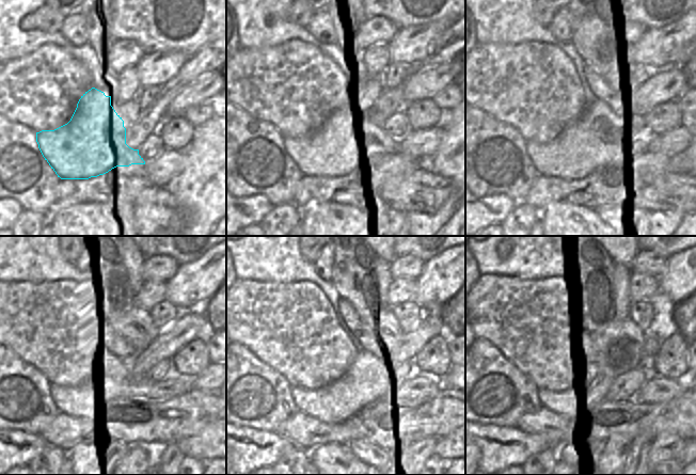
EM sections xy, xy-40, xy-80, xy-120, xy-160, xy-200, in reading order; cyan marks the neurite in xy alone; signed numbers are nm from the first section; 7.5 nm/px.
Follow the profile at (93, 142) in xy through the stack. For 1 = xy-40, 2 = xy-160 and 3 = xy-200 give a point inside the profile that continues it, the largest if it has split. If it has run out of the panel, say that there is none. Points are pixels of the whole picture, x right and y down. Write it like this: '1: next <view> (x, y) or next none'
1: next xy-40 (345, 142)
2: next xy-160 (365, 381)
3: next xy-200 (576, 406)

